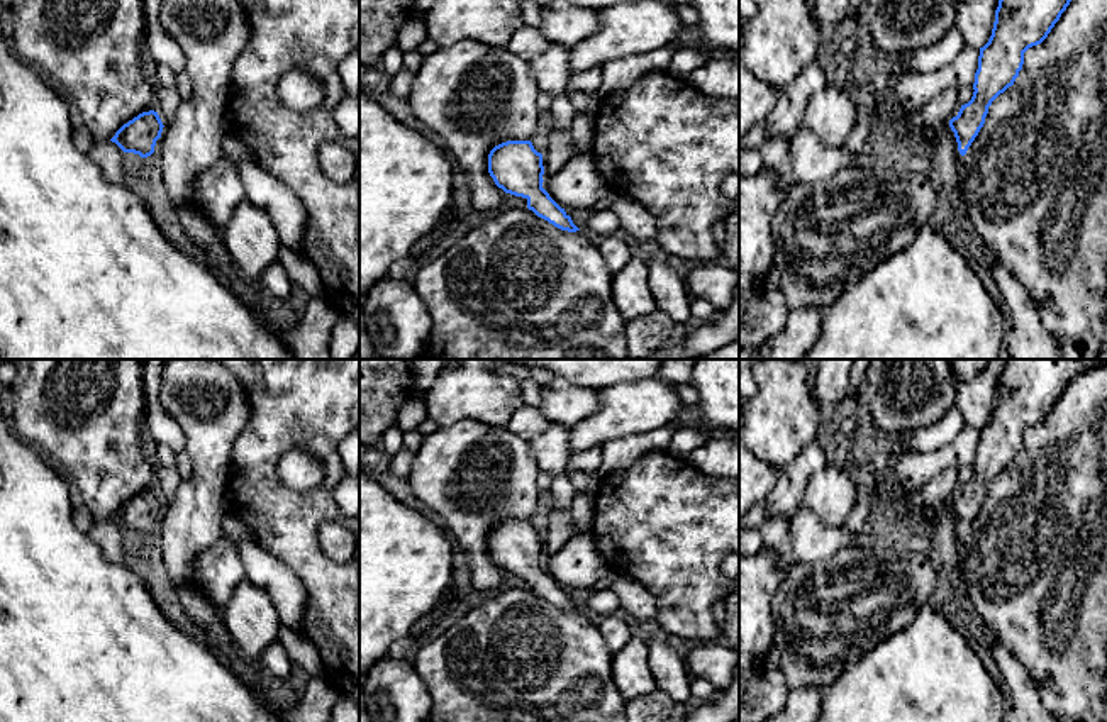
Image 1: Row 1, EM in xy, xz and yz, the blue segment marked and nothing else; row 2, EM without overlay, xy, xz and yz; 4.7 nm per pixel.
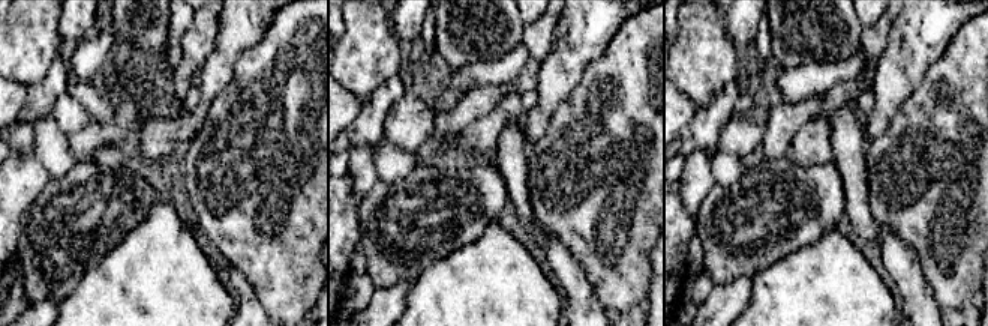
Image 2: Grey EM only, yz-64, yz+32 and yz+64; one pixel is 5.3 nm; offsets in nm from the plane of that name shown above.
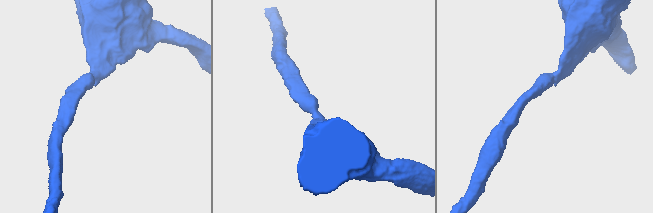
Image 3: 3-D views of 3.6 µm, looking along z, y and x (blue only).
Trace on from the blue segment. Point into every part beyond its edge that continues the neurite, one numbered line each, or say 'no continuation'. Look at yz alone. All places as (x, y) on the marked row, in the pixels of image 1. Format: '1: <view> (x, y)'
no continuation

